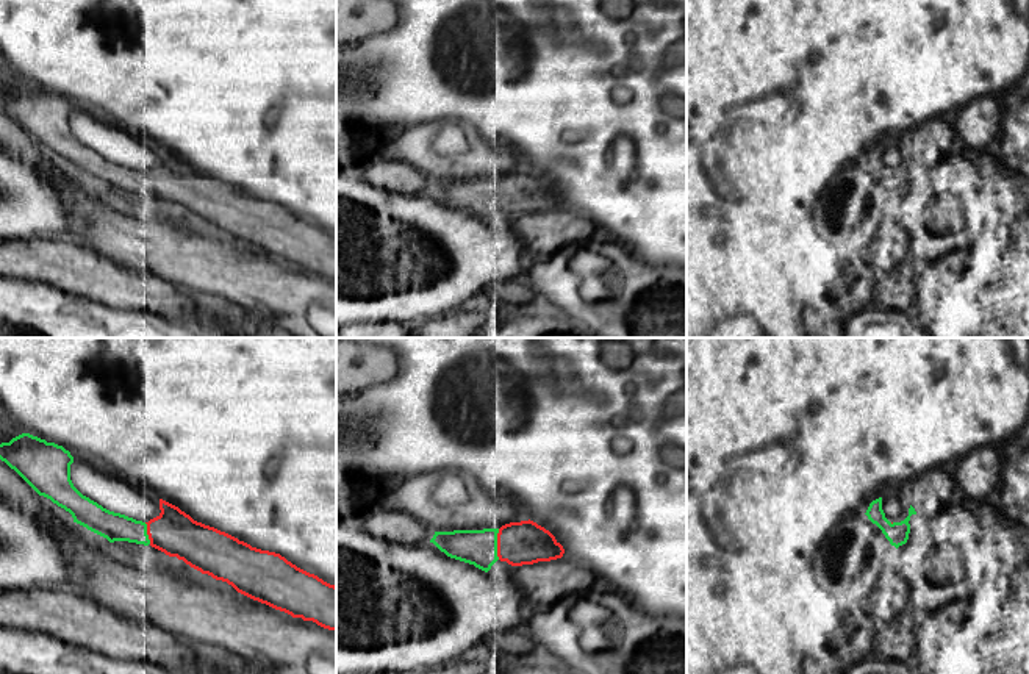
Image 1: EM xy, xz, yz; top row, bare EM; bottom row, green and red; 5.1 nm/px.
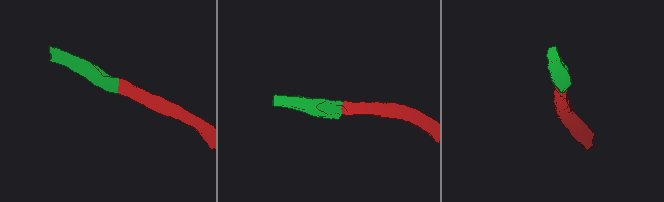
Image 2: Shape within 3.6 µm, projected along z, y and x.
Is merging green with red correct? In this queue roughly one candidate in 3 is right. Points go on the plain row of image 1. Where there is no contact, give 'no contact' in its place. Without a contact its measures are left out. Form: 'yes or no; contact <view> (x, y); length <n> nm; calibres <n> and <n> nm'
yes; contact xz (496, 194); length 160 nm; calibres 190 and 220 nm

